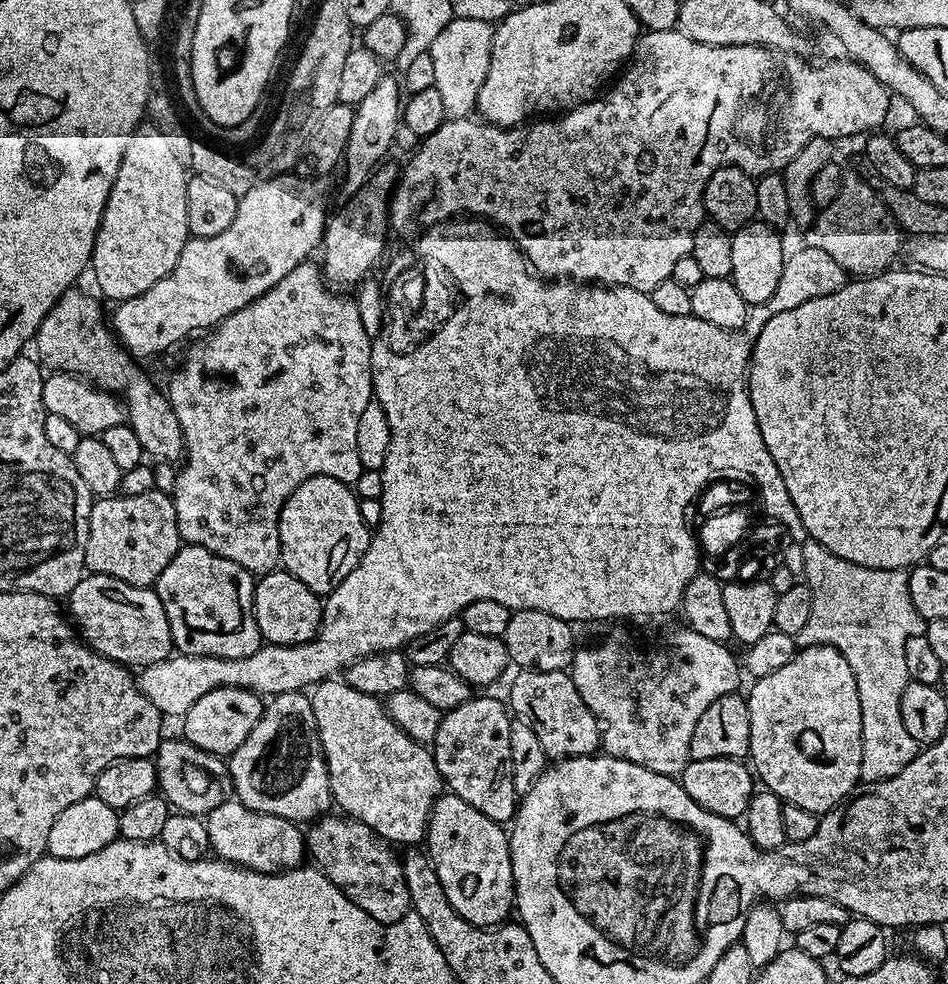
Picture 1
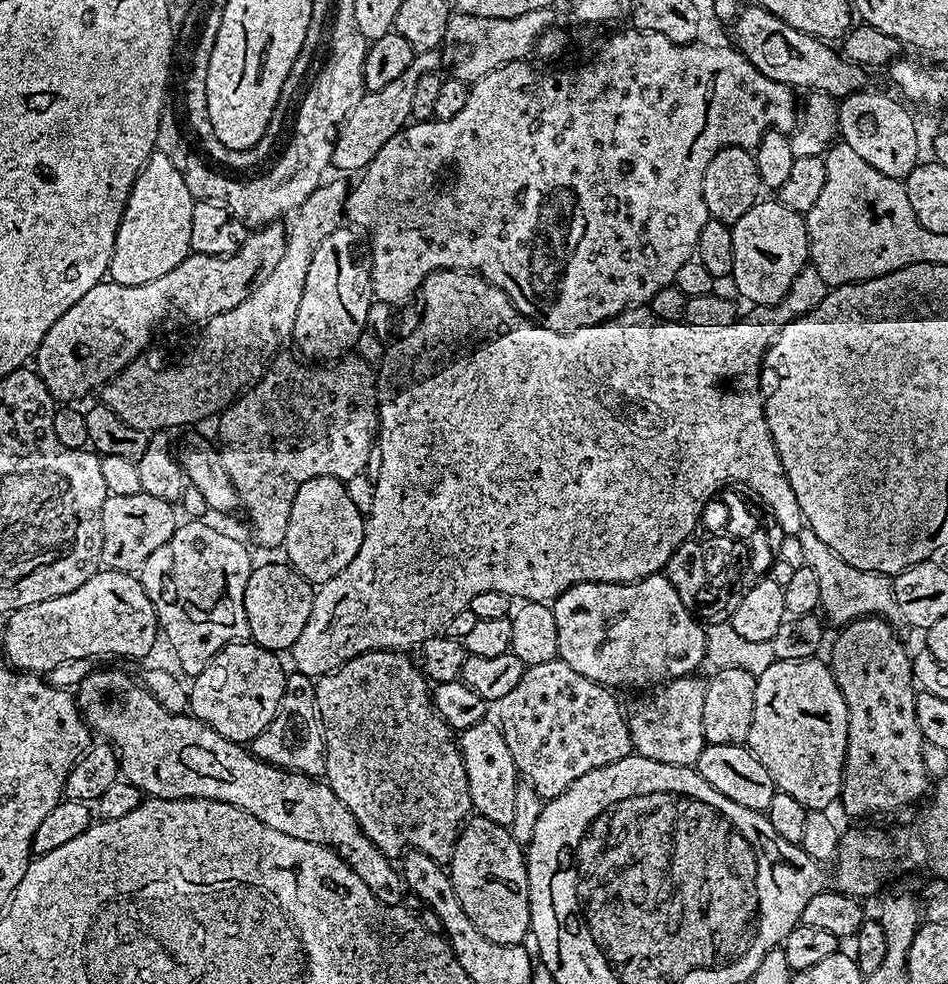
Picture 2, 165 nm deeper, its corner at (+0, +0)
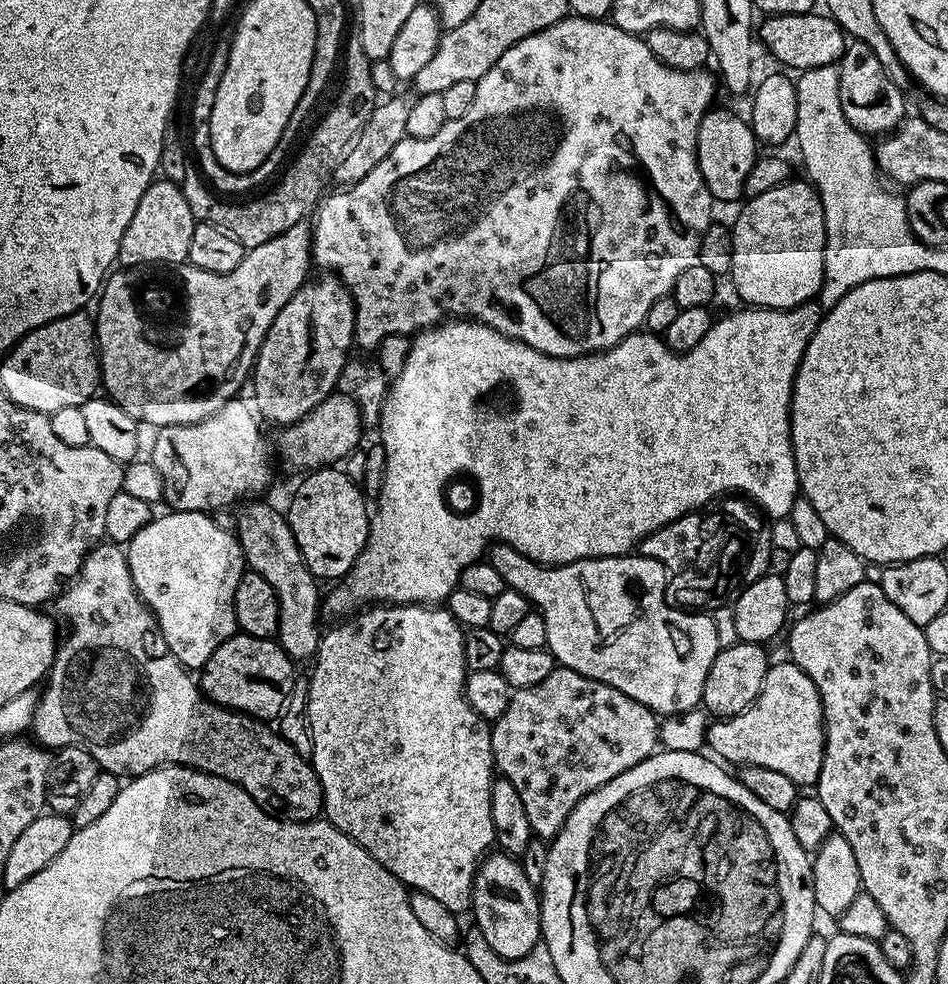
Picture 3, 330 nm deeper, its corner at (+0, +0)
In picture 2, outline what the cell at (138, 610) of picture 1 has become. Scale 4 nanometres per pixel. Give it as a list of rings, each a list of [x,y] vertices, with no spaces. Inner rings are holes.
[[[101,570],[78,590],[20,608],[7,617],[4,652],[11,667],[33,674],[46,674],[54,666],[92,656],[129,656],[143,661],[150,654],[158,631],[156,611],[131,572]]]

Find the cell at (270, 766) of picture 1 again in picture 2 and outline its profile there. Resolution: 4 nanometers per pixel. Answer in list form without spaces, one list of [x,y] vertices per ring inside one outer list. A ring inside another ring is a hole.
[[[295,670],[289,671],[287,677],[276,717],[270,726],[266,726],[266,730],[262,730],[262,734],[250,741],[250,751],[253,756],[285,772],[301,772],[319,777],[324,770],[324,727],[316,711],[316,685],[313,677],[304,676]]]

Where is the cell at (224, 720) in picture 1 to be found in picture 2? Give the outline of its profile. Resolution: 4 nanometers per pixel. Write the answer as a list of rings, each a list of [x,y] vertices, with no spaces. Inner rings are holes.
[[[251,642],[227,644],[191,681],[188,708],[206,726],[218,730],[222,738],[247,745],[276,717],[288,681],[286,667],[277,653]]]

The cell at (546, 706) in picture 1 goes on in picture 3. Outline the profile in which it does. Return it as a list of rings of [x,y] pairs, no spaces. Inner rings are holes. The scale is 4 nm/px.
[[[556,667],[538,686],[518,688],[513,691],[506,714],[491,725],[492,758],[494,768],[503,779],[518,790],[522,806],[526,806],[526,818],[532,827],[533,837],[551,841],[561,826],[570,818],[574,806],[583,796],[601,788],[606,782],[618,778],[626,770],[638,766],[660,744],[660,720],[642,702],[626,698],[622,690],[606,686],[594,678],[586,678],[569,668]]]

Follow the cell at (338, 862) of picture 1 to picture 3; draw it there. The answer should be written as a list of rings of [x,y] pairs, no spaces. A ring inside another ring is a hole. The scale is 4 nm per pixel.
[[[101,542],[84,557],[79,572],[72,577],[70,583],[55,597],[56,604],[55,615],[57,617],[65,616],[72,633],[68,638],[59,643],[56,650],[55,660],[52,663],[51,670],[46,677],[44,687],[41,691],[40,700],[36,704],[35,718],[30,725],[35,741],[50,750],[59,750],[65,747],[77,747],[86,749],[87,752],[96,759],[96,763],[106,772],[113,772],[115,776],[121,778],[131,778],[141,776],[155,768],[162,768],[165,764],[181,764],[183,768],[197,768],[200,772],[205,772],[218,778],[226,778],[234,782],[258,806],[262,806],[273,816],[279,816],[286,820],[314,820],[323,813],[324,795],[318,774],[312,768],[311,759],[307,755],[301,754],[290,741],[284,739],[275,727],[269,726],[263,720],[256,720],[248,716],[245,712],[233,712],[231,708],[224,708],[220,704],[215,704],[213,700],[208,699],[200,691],[200,685],[195,679],[190,677],[189,669],[178,663],[174,654],[168,651],[166,642],[162,638],[160,628],[156,624],[156,617],[153,616],[148,605],[140,599],[136,592],[136,587],[132,581],[132,575],[128,569],[128,558],[125,549],[121,545],[111,542]]]

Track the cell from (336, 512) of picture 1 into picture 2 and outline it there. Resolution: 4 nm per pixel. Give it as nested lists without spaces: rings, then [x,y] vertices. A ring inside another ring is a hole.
[[[323,476],[302,482],[290,506],[290,522],[286,522],[282,552],[288,555],[287,563],[314,586],[326,583],[354,562],[354,554],[362,546],[365,519],[365,513],[354,506],[345,481]]]

